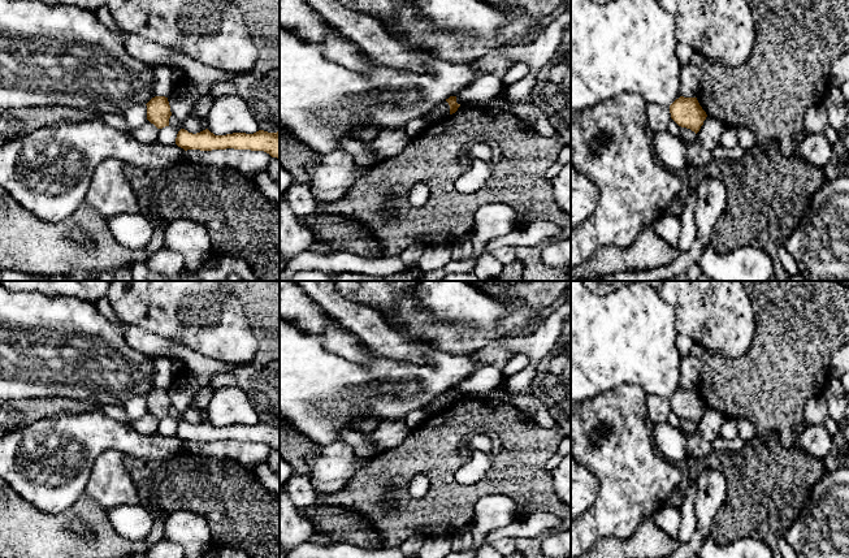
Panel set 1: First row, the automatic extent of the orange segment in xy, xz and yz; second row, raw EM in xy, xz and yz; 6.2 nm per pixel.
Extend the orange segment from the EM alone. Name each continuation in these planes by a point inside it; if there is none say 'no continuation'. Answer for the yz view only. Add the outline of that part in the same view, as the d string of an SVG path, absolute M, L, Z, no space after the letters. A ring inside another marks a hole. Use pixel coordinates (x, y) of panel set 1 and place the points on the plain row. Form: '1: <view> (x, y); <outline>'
no continuation

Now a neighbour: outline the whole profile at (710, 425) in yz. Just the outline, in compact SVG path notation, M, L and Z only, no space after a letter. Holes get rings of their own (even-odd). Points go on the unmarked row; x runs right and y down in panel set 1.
M707 407L697 424L697 432L711 442L720 436L724 419L725 416L720 411Z

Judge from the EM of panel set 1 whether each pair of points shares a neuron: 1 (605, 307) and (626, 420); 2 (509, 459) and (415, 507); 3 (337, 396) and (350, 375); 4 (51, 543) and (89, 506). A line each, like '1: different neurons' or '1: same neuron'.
1: different neurons
2: same neuron
3: same neuron
4: same neuron

